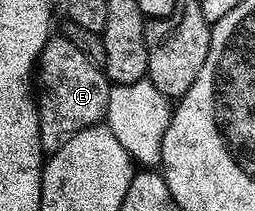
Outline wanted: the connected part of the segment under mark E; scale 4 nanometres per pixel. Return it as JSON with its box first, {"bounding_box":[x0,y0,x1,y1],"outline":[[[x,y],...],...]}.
{"bounding_box":[33,37,111,152],"outline":[[[48,37],[39,54],[33,86],[39,107],[39,143],[44,151],[54,152],[77,132],[100,125],[105,119],[111,90],[107,75],[96,62],[89,60],[85,52],[81,52],[81,48],[77,48],[77,44],[65,37]]]}

